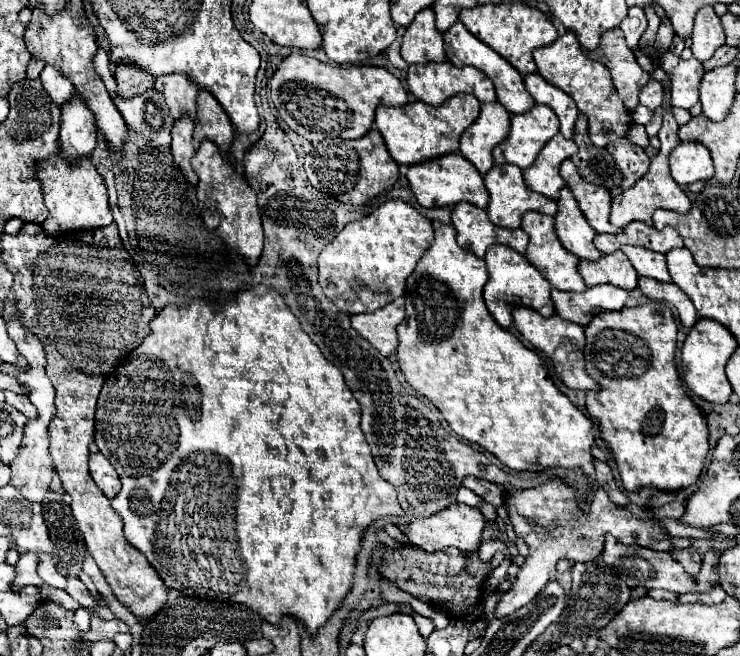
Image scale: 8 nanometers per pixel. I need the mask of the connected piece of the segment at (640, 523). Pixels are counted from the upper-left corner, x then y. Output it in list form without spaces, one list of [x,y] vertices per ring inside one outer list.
[[[552,478],[544,484],[538,484],[536,488],[526,488],[520,492],[504,494],[514,532],[518,538],[522,538],[528,544],[530,554],[526,556],[526,562],[520,568],[512,588],[502,596],[496,608],[496,616],[508,616],[514,610],[526,606],[546,586],[550,572],[556,570],[558,560],[562,558],[570,562],[594,560],[602,550],[606,534],[616,536],[622,544],[638,544],[638,546],[652,548],[658,552],[672,548],[670,536],[658,526],[654,518],[650,518],[650,514],[644,512],[636,516],[636,514],[626,512],[626,508],[616,506],[602,488],[596,490],[588,510],[584,510],[578,504],[576,496],[578,496],[578,490],[568,486],[560,478]]]

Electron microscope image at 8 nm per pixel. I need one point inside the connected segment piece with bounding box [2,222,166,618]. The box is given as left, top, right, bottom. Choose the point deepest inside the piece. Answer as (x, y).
(80, 294)

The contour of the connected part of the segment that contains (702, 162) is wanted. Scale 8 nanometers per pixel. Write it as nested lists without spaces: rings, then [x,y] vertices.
[[[680,142],[670,154],[672,178],[680,184],[692,184],[698,180],[712,180],[714,164],[706,146],[696,142]]]

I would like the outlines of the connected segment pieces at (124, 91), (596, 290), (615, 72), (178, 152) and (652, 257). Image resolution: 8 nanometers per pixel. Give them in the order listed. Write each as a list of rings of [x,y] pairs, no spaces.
[[[118,64],[114,78],[118,84],[118,94],[124,98],[132,98],[154,86],[154,78],[142,68],[136,68],[136,64]]]
[[[610,284],[592,286],[578,294],[552,288],[552,302],[554,302],[556,314],[562,316],[564,320],[570,320],[582,326],[586,326],[592,320],[594,312],[624,308],[628,296],[630,292],[624,292],[624,288],[616,288]]]
[[[614,28],[614,30],[604,32],[600,38],[600,44],[596,48],[596,58],[594,58],[594,50],[588,52],[588,56],[592,60],[602,62],[610,70],[614,86],[616,86],[624,106],[628,110],[634,110],[640,104],[638,102],[640,88],[646,86],[652,80],[652,76],[644,68],[640,68],[640,64],[636,62],[636,56],[628,48],[622,30]]]
[[[180,116],[180,120],[174,122],[174,128],[172,128],[172,154],[174,154],[174,162],[182,168],[186,180],[190,184],[198,184],[196,170],[190,164],[192,156],[196,154],[196,148],[192,144],[192,130],[194,130],[194,122],[188,120],[188,116]]]
[[[624,246],[622,252],[628,256],[632,266],[636,268],[638,276],[648,276],[660,282],[670,282],[670,274],[666,268],[664,254],[640,248],[640,246]]]

